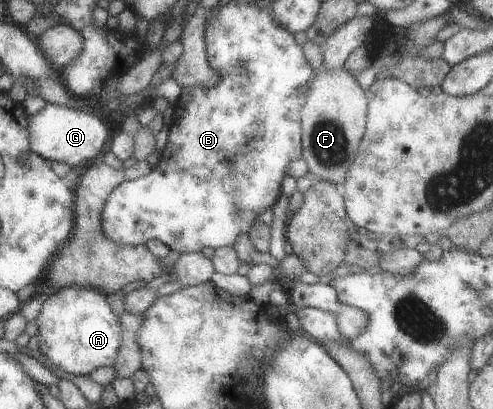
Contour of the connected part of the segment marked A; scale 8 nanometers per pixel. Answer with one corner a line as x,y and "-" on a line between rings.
67,286
46,298
36,322
39,350
50,364
80,376
88,376
96,369
116,364
122,327
119,315
112,311
107,296
108,293
98,288

